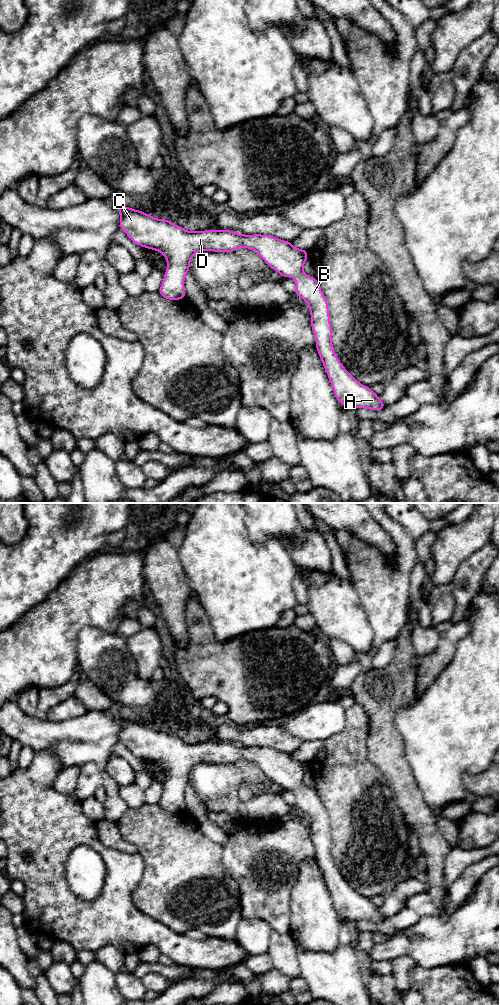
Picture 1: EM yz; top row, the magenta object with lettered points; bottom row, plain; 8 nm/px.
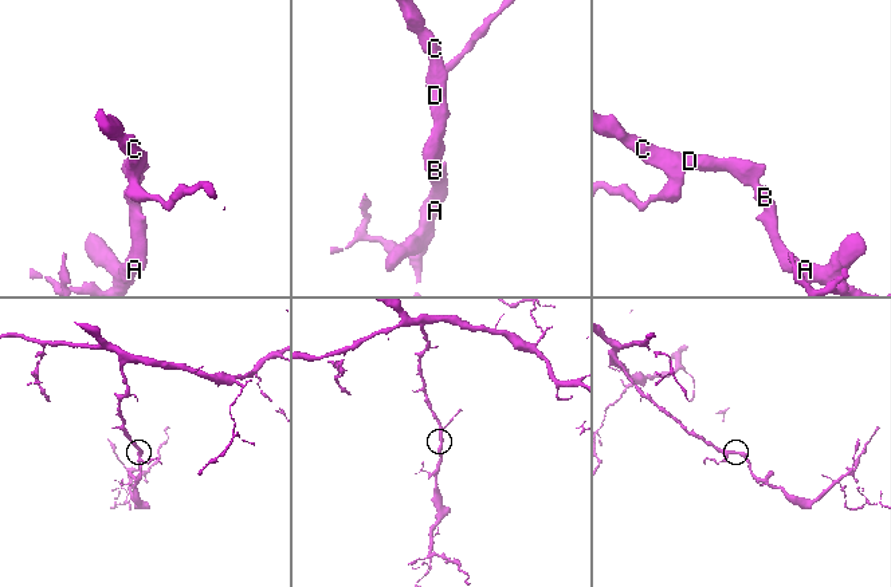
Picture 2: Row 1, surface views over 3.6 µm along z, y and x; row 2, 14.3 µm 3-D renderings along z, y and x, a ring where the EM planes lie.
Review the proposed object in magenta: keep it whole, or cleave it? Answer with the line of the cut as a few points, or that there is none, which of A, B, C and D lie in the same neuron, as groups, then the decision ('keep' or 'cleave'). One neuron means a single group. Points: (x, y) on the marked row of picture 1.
no cut; A B C D; keep

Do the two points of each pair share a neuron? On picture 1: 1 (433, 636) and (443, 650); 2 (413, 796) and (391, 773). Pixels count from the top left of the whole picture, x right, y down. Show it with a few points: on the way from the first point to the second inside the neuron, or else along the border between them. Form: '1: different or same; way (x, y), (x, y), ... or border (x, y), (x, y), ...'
1: different; border (440, 633), (437, 647), (421, 658)
2: same; way (407, 790), (397, 779)

